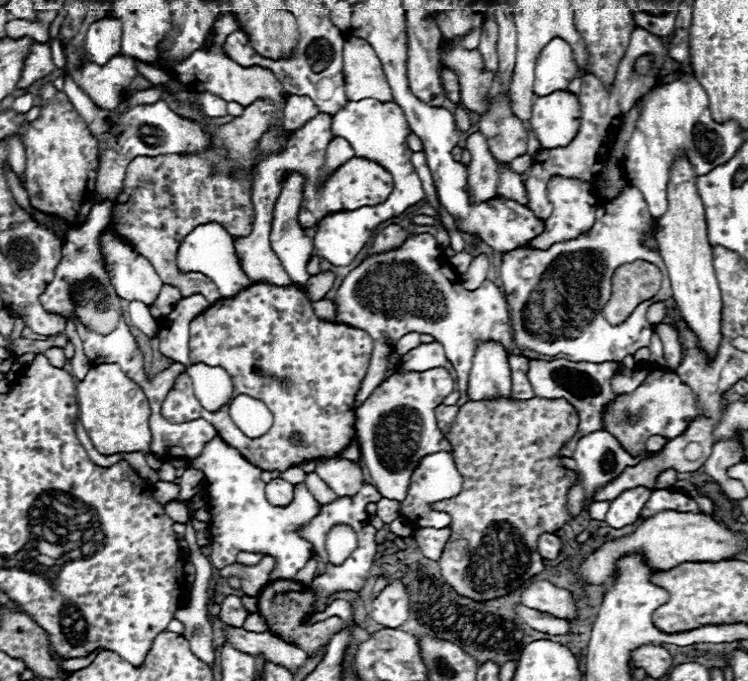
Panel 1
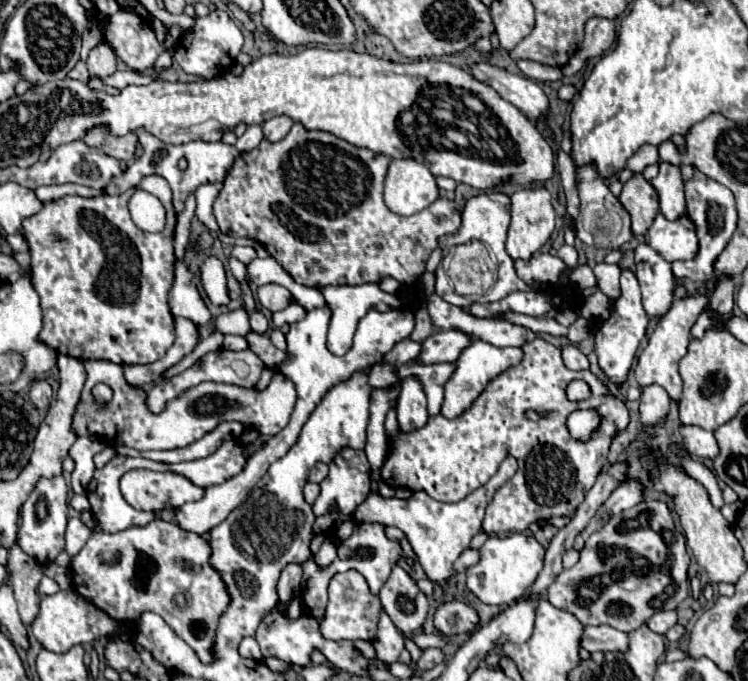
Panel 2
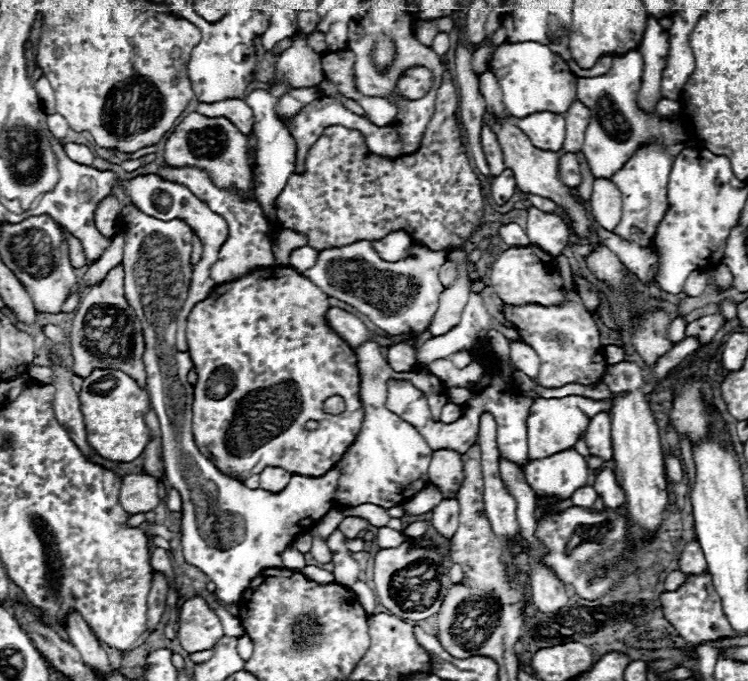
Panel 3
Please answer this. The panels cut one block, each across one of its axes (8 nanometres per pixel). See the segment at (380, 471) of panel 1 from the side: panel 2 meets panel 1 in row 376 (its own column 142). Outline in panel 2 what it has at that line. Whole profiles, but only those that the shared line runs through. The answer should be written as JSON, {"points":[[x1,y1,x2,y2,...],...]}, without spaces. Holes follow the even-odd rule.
{"points":[[86,360,84,362,88,378,80,396,80,402,74,412,72,420,72,430,76,436,96,436,104,440,104,424,96,420,96,426,92,428,92,410,104,410,98,408,92,400,90,388,98,382,108,384,114,390,112,402,106,406,112,428,114,428,114,444,124,444,130,448,136,448,140,452,146,450,172,450,172,448,182,448,188,446,190,442,196,442,198,438,204,436,204,432,214,430,220,422,230,422,236,420,244,424,246,428,254,428,260,434,278,434,290,420,290,414,294,410,296,402,296,390,294,384,282,374,274,372,270,384,264,390,256,388,242,388,242,386,232,386,232,384,216,384,216,382,200,382,198,386,188,388,182,392,178,398,166,402,166,408,160,414,152,414,146,406,146,390,130,386,124,378,124,366,106,362,106,360]]}

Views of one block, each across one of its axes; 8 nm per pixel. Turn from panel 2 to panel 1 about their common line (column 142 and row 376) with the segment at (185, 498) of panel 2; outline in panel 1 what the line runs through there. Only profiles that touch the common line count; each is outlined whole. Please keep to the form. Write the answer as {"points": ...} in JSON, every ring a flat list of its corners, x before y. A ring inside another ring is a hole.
{"points":[[490,340,478,344,468,382,470,400,510,396,510,374,508,354,500,342]]}

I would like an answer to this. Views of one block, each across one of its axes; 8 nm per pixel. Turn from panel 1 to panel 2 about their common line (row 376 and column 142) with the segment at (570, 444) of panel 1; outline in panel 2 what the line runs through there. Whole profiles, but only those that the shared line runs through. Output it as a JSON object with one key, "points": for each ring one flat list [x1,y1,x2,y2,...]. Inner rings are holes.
{"points":[[154,520,144,528,136,526,118,534,102,534,102,530,96,528,88,538,86,546,70,562,72,586,80,596,90,600,108,616,126,624,136,622,146,610,160,614,166,624,196,652,200,662,210,664,214,660,212,648,218,630,218,620,230,606,228,586,222,580,222,574,210,566,210,554,212,548,204,536,186,532,178,524,164,520]]}

